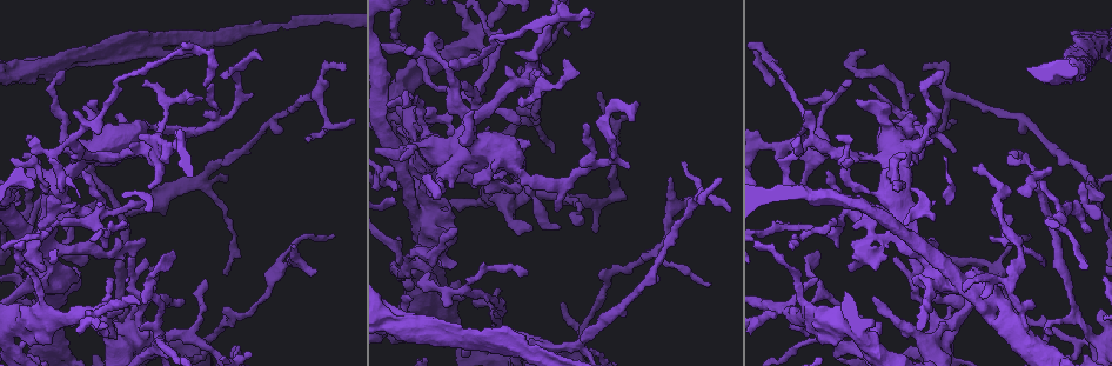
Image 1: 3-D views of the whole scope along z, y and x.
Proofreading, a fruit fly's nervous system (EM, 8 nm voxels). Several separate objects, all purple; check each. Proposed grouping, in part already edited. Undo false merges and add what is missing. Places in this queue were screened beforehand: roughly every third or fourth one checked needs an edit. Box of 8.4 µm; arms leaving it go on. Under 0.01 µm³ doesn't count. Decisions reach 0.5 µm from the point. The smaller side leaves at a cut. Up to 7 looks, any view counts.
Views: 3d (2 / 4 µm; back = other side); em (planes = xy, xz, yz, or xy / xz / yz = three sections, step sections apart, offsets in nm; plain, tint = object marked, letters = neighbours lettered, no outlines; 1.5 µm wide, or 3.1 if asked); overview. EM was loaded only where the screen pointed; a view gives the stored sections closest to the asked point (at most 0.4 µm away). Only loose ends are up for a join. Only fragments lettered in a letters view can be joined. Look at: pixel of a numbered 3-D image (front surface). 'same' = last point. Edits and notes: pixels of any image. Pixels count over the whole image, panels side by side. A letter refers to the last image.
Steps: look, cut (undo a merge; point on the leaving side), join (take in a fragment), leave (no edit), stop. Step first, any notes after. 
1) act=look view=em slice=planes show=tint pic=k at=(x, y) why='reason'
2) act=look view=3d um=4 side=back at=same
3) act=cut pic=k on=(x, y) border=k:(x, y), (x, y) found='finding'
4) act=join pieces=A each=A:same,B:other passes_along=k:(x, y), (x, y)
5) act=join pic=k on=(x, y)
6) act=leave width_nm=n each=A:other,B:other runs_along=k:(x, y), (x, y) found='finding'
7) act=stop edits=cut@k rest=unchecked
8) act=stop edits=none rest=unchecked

act=look view=3d um=2 pic=1 at=(973, 169) why='free end'

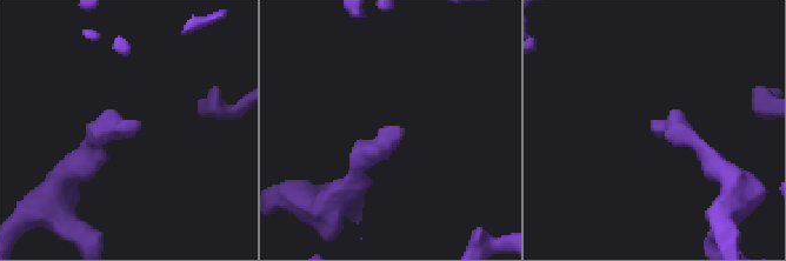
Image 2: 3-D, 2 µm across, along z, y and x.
act=look view=em slice=xy step=4 show=tint pic=2 at=(138, 124) why='now the EM'

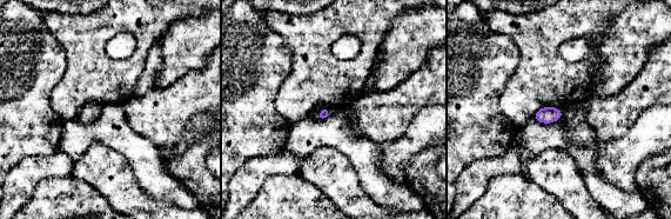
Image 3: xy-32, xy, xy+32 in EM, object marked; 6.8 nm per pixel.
act=look view=em slice=xy step=4 show=letters at=same

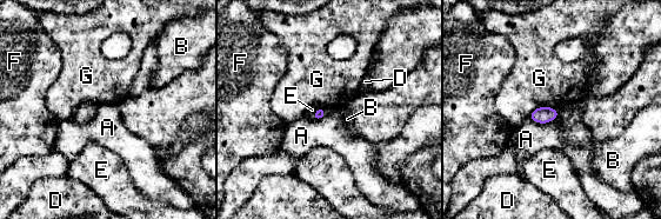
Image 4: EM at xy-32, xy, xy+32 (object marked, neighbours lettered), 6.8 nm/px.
act=leave longest_contact=G:220nm each=A:other,B:other,D:other,E:other,F:other,G:other border=4:(560, 111), (556, 117) found='none of them fits'

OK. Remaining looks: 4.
act=look view=em slice=xy step=8 show=plain pic=1 at=(1009, 288)

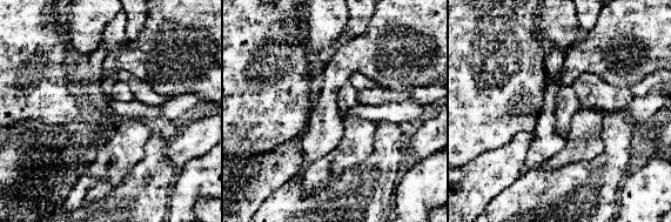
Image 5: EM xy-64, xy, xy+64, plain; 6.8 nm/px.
act=look view=em slice=xy step=8 show=letters at=same why='see the neighbours'

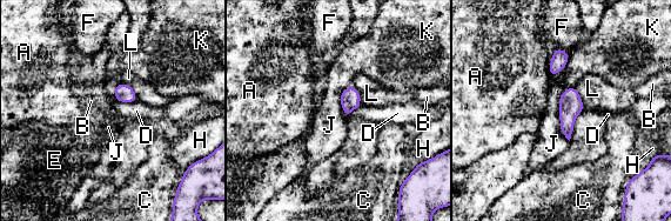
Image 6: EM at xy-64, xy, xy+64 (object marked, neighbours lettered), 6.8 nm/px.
act=leave width_nm=90 each=A:other,B:other,C:other,D:other,E:other,F:other,H:other,J:other,K:other,L:other border=6:(558, 99), (559, 129), (569, 141) found='one cell here'

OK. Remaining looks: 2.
act=stop edits=none rest=unchecked

